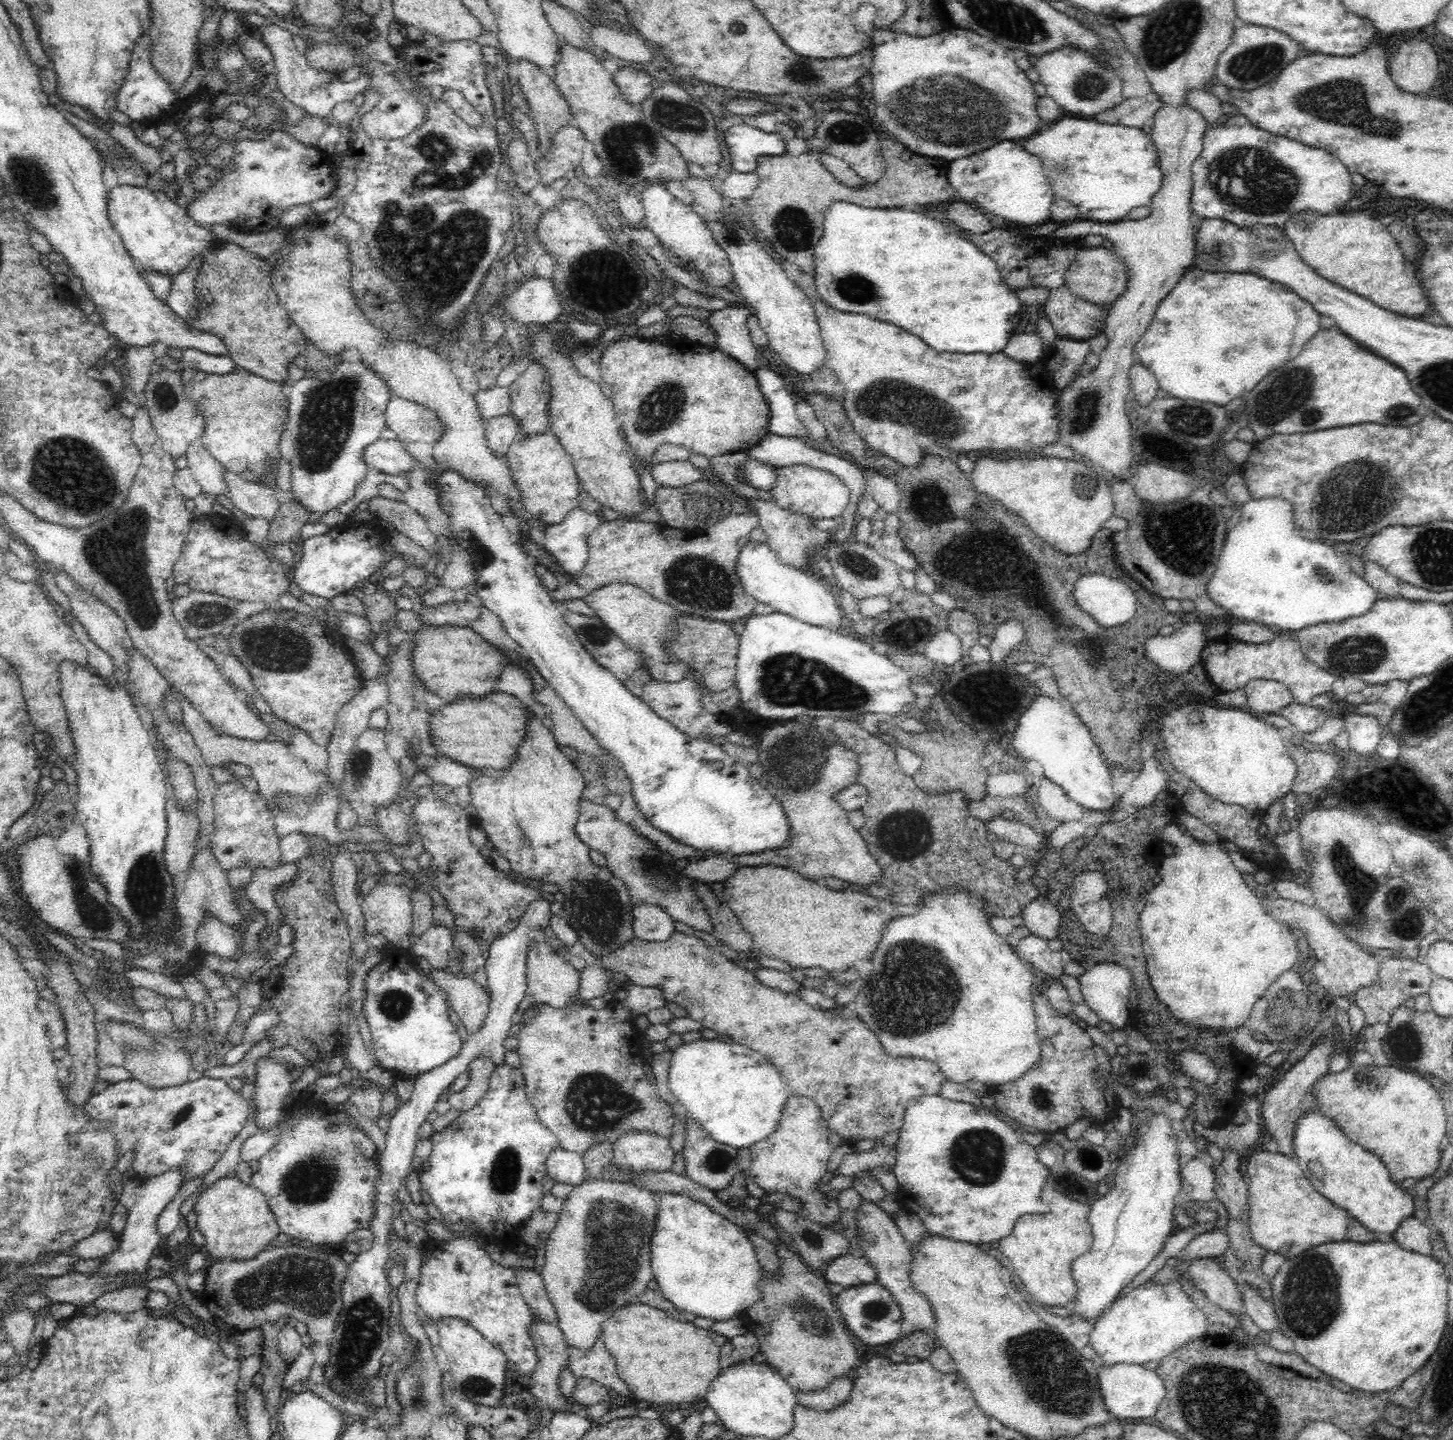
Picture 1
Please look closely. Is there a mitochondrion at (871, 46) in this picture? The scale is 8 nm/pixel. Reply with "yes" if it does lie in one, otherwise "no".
no

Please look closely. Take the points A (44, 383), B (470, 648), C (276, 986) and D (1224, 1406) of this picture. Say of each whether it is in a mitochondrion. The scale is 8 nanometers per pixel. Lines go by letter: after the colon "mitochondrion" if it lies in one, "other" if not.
A: other
B: other
C: other
D: mitochondrion

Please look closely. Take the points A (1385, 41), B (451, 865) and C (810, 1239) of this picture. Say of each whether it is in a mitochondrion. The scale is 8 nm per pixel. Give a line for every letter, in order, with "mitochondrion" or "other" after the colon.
A: other
B: mitochondrion
C: mitochondrion

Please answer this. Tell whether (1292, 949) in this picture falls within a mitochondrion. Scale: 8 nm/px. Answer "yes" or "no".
no

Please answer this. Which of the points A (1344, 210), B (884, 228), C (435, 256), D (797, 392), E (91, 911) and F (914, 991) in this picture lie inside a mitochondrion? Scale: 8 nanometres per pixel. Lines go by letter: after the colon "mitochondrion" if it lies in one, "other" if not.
A: other
B: other
C: mitochondrion
D: other
E: mitochondrion
F: mitochondrion

